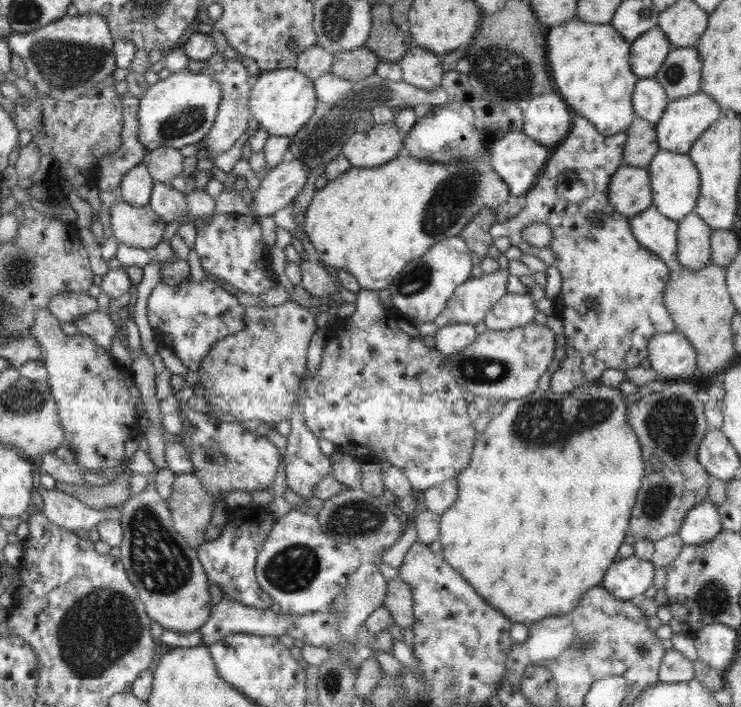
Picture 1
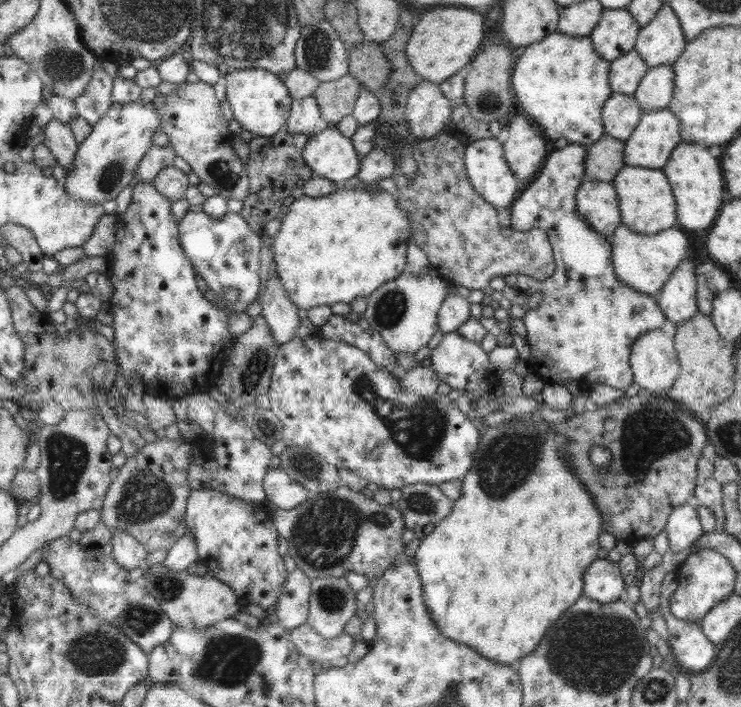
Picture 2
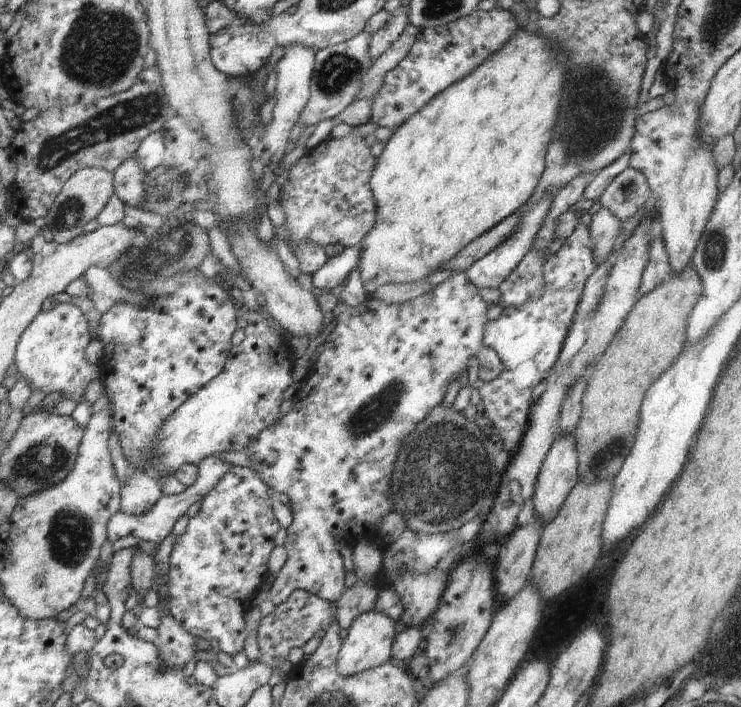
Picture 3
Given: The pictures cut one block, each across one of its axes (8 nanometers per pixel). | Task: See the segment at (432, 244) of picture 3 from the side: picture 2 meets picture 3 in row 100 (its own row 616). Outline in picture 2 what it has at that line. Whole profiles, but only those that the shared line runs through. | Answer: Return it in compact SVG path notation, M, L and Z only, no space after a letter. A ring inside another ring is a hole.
M532 412L516 418L506 419L504 422L492 427L483 427L480 442L473 454L474 463L462 480L462 493L455 500L450 514L443 518L434 528L431 534L422 539L415 552L415 565L418 576L422 581L424 603L430 611L430 615L437 629L446 637L461 642L476 650L478 654L495 660L502 664L511 665L515 660L529 655L537 646L546 628L560 618L564 610L568 610L578 598L583 596L582 581L586 568L597 559L599 535L602 534L602 519L600 511L590 495L590 491L582 485L578 475L574 473L574 467L565 456L565 444L567 440L559 434L552 423L538 419Z

